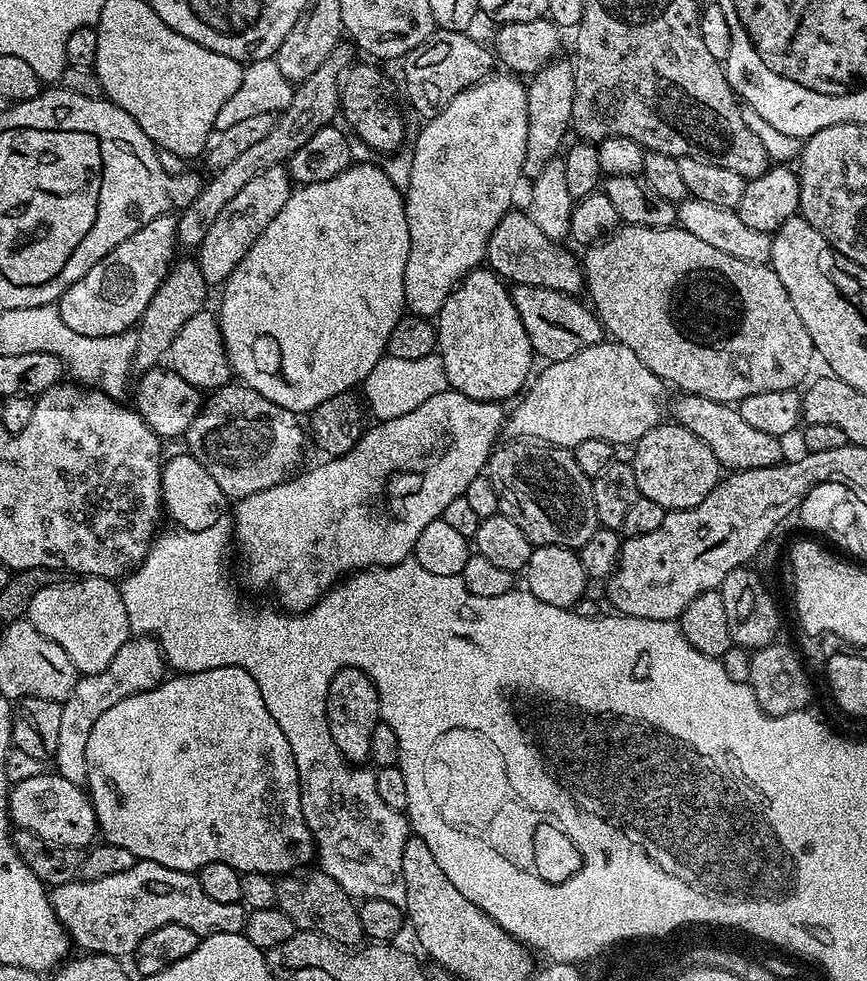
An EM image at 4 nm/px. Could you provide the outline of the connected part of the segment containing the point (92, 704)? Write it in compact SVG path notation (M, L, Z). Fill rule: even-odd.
M140 634L130 638L114 654L114 662L106 670L89 676L81 675L72 688L72 693L60 704L62 712L62 730L58 730L58 746L54 755L55 771L70 782L83 785L88 778L86 762L86 742L90 738L90 730L114 702L122 698L130 698L139 692L156 688L166 676L166 661L160 651L160 643L151 635Z

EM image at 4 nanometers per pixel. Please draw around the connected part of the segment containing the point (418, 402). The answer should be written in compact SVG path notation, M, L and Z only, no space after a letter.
M385 354L374 366L374 370L370 370L362 385L363 399L370 412L372 407L377 421L402 418L402 414L418 410L418 406L422 406L426 398L447 391L449 391L448 379L444 373L444 363L438 354L426 358L394 358Z

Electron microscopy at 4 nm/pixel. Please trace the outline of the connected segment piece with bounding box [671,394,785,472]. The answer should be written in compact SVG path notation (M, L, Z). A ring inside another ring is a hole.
M680 394L677 397L676 405L672 408L671 419L686 430L690 430L690 434L702 438L702 442L706 442L706 446L710 446L710 450L714 450L714 458L718 458L721 469L744 472L747 468L769 468L785 459L784 448L780 445L783 444L781 437L762 434L762 430L754 430L754 426L749 426L746 418L742 418L739 407L719 404L710 398L702 398L701 396Z

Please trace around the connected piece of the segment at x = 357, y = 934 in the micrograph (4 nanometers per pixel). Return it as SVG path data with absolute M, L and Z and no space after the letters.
M322 870L304 872L301 876L284 874L276 880L276 907L290 918L302 932L317 932L331 940L337 940L345 946L355 945L356 939L364 936L360 925L360 914L353 897L349 896L334 878L327 876Z

